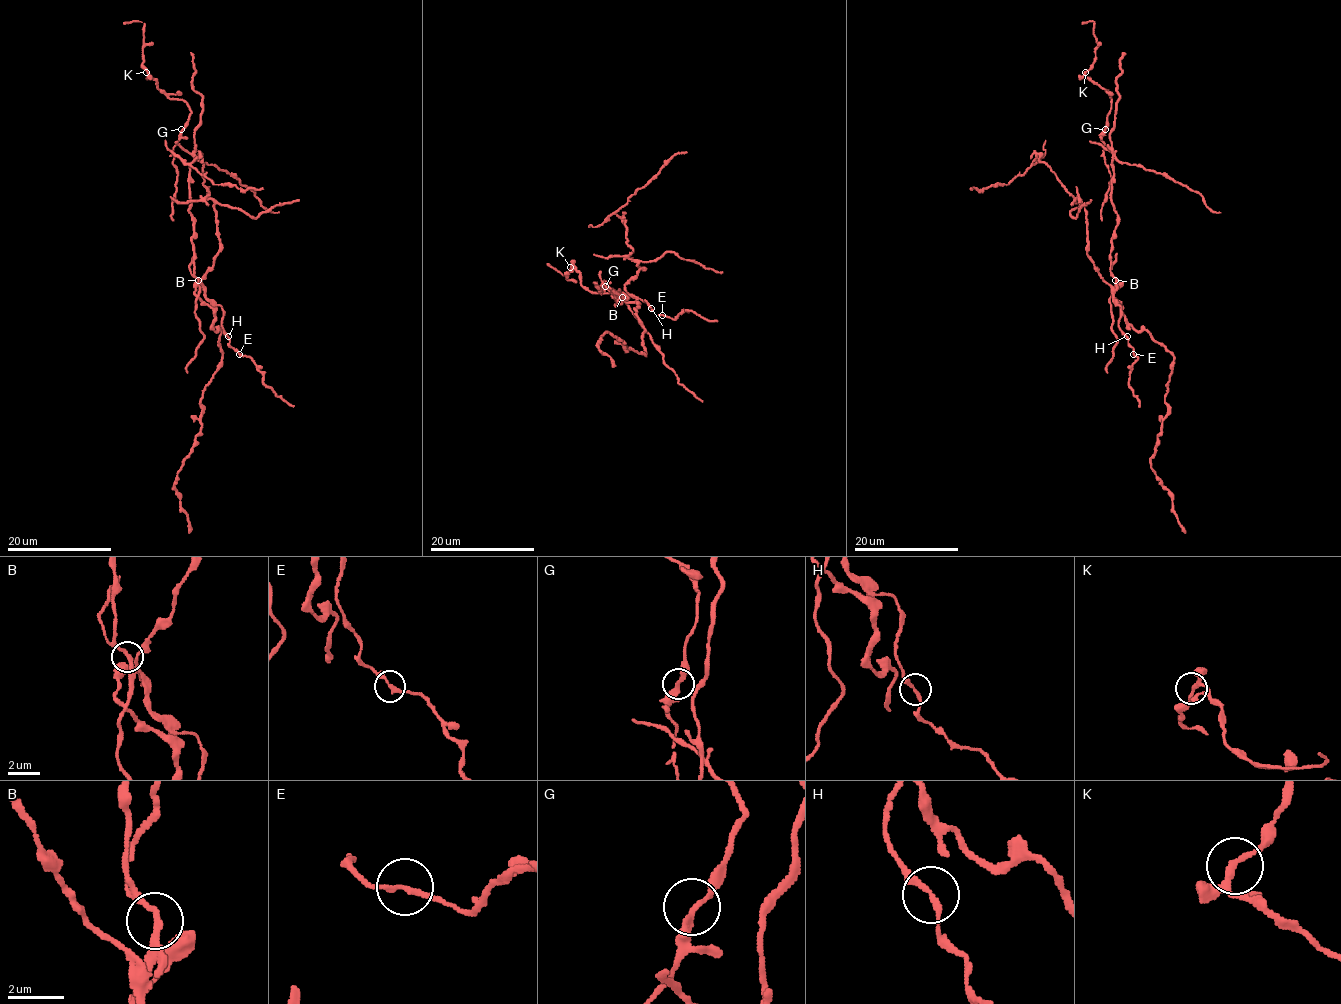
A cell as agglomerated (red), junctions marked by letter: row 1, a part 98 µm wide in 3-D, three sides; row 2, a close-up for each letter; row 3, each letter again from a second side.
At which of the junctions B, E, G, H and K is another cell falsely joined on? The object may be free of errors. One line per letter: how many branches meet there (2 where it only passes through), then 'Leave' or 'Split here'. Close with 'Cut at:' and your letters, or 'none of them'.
B: Branches: 3. Split here
E: Branches: 2. Leave
G: Branches: 2. Leave
H: Branches: 2. Leave
K: Branches: 3. Leave
Cut at: B

